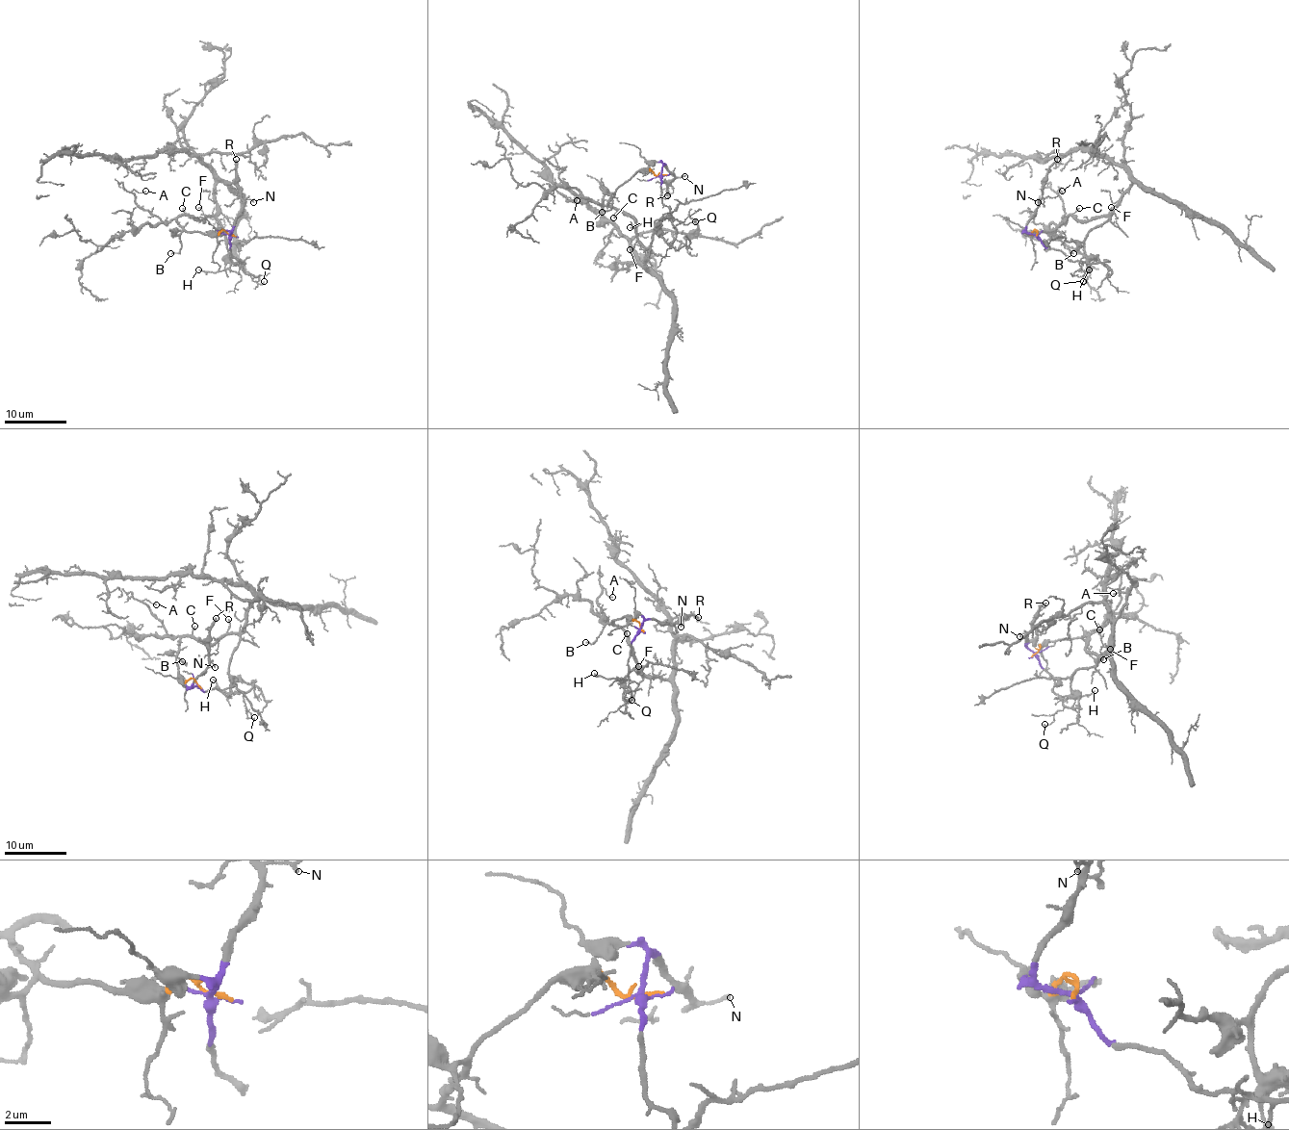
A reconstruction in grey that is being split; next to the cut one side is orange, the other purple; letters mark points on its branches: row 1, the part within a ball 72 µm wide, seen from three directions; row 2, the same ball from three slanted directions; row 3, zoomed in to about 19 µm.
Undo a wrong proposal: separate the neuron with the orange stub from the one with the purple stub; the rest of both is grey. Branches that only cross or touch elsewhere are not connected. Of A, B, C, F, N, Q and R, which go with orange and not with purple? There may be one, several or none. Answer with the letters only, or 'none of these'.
A, B, C, F

